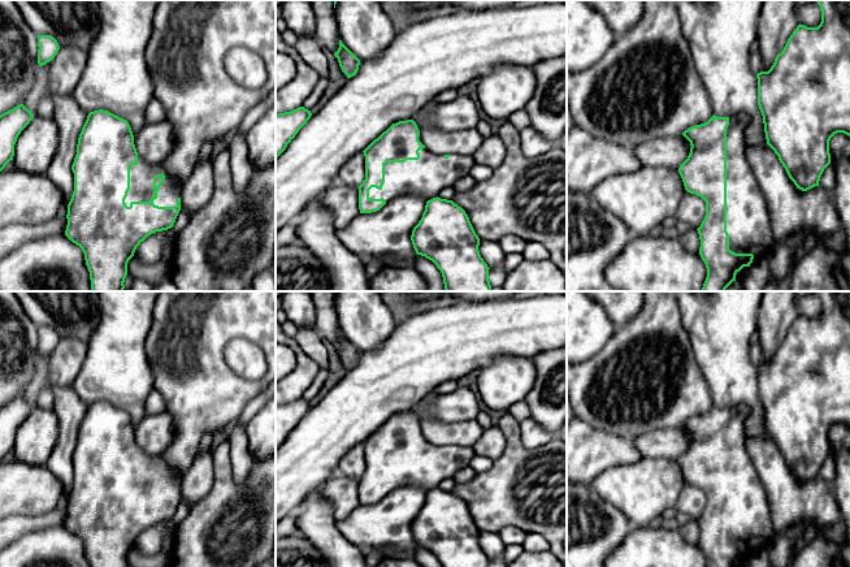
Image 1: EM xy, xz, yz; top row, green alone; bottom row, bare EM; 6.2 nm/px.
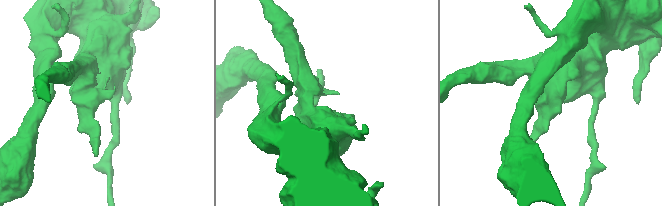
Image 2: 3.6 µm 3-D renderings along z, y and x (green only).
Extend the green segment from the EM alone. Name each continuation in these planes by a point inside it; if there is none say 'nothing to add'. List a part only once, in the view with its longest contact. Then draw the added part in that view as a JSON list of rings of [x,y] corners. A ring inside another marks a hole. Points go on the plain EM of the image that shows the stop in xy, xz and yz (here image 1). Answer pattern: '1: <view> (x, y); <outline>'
1: xy (142, 467); [[[139,446],[138,453],[138,456],[130,458],[130,481],[125,490],[126,497],[130,498],[131,493],[149,493],[153,488],[153,468],[162,464],[165,471],[159,479],[159,488],[153,492],[153,495],[175,498],[177,490],[181,489],[182,479],[159,455],[146,454]]]

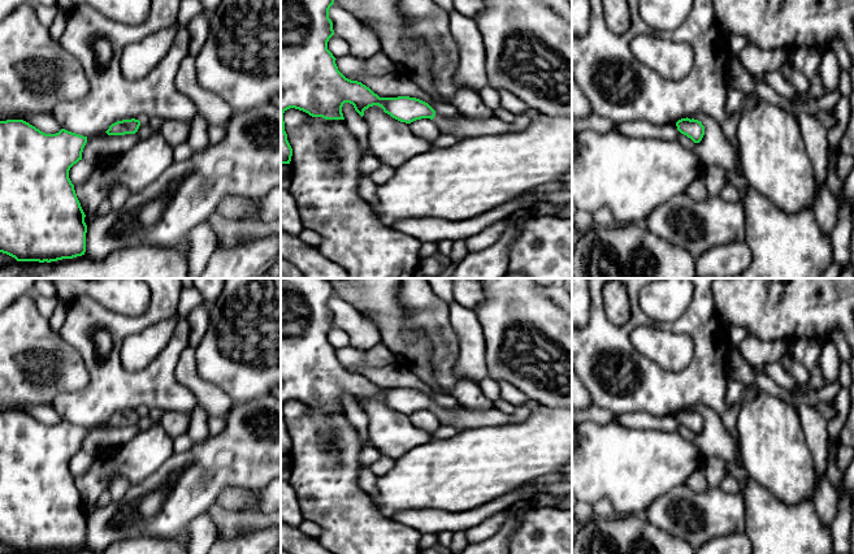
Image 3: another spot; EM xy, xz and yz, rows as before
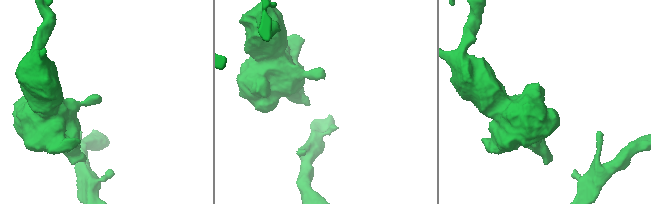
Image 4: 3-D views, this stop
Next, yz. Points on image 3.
nothing to add

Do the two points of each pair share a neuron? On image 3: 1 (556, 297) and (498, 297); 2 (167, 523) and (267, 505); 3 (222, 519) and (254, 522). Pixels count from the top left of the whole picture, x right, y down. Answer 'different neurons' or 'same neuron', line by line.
1: different neurons
2: different neurons
3: same neuron

